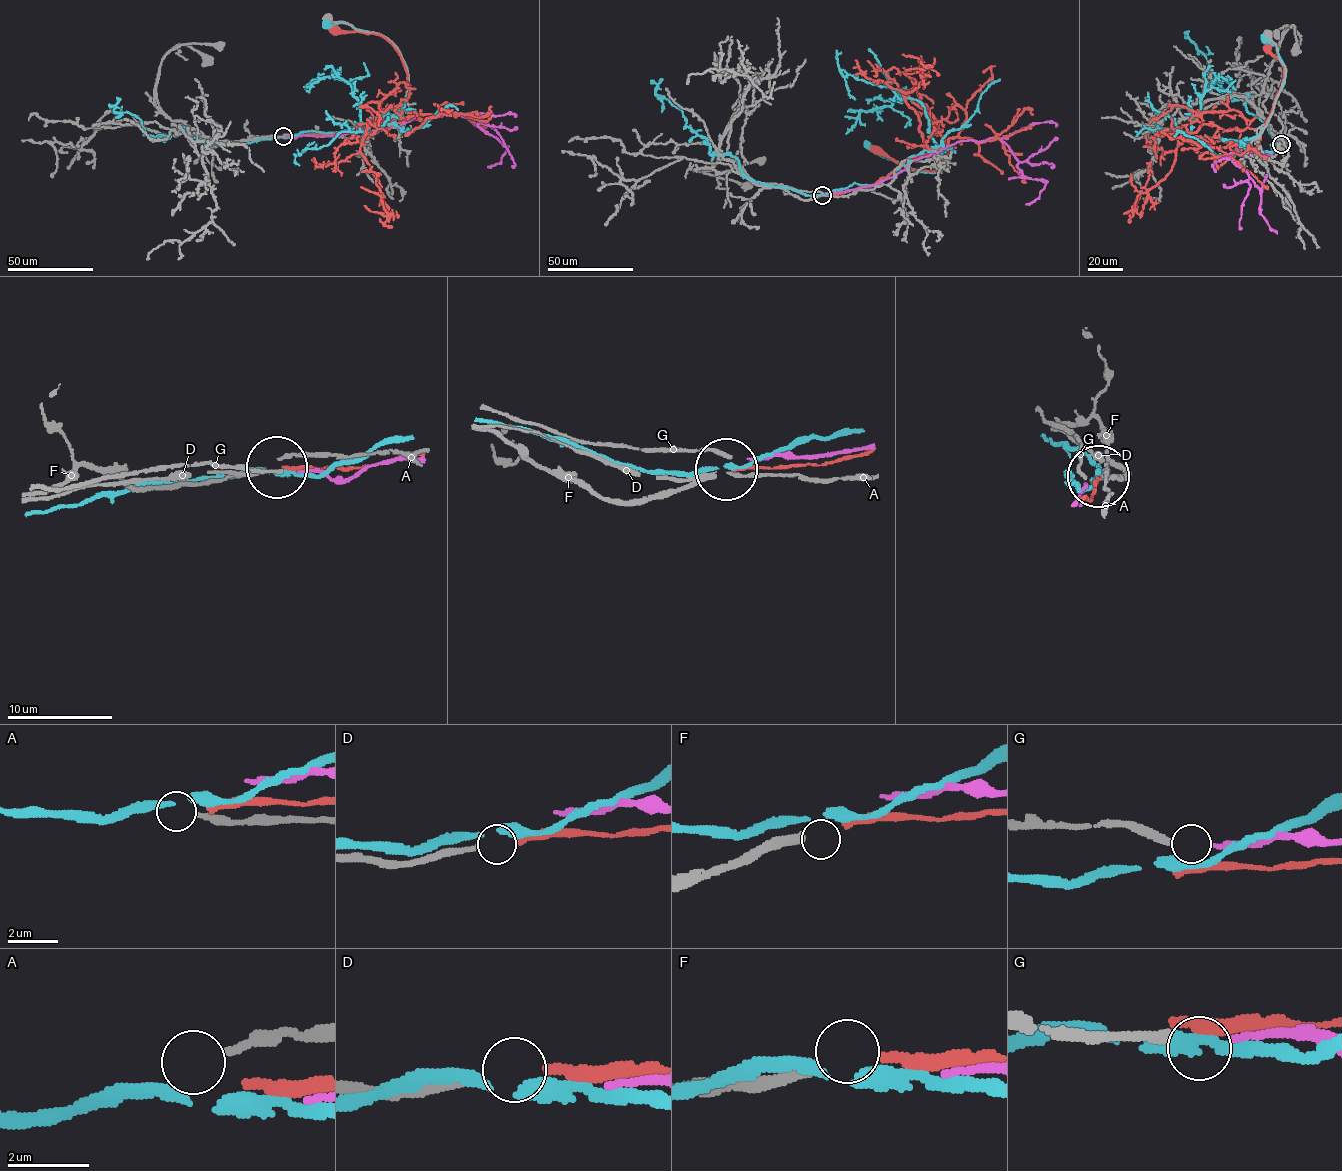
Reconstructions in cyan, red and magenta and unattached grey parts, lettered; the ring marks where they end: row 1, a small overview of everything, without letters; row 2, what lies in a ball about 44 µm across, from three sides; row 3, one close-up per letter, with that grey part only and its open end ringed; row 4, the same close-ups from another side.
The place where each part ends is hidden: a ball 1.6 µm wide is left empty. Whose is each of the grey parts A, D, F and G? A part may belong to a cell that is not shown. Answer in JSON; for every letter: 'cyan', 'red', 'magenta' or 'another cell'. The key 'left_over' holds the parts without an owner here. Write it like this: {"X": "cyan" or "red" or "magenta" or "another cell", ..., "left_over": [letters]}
{"A": "another cell", "D": "red", "F": "another cell", "G": "magenta", "left_over": ["A", "F"]}

